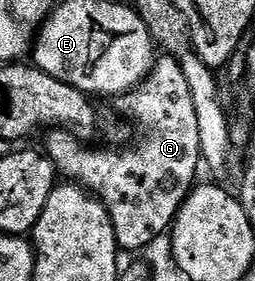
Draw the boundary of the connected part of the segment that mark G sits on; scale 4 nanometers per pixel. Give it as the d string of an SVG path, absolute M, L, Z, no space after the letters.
M160 57L155 60L152 72L149 73L148 77L144 80L142 85L138 89L128 93L124 98L119 100L120 111L133 123L134 126L140 130L140 140L137 141L133 147L128 147L125 151L95 151L94 148L90 147L87 142L81 141L73 134L71 130L68 129L56 129L53 130L52 136L48 139L48 148L46 148L46 154L49 159L52 160L52 164L55 165L57 172L67 182L74 183L78 187L84 188L85 191L96 196L101 203L104 204L104 208L110 213L112 218L112 224L116 230L116 242L125 252L128 251L140 251L143 247L148 247L160 234L167 232L171 228L172 224L176 222L176 215L180 212L180 206L188 199L189 195L192 194L193 187L197 186L198 179L196 179L196 174L199 173L200 169L202 171L202 140L199 136L198 129L198 116L194 109L194 100L190 93L190 87L187 84L186 76L180 68L179 61L171 57Z

